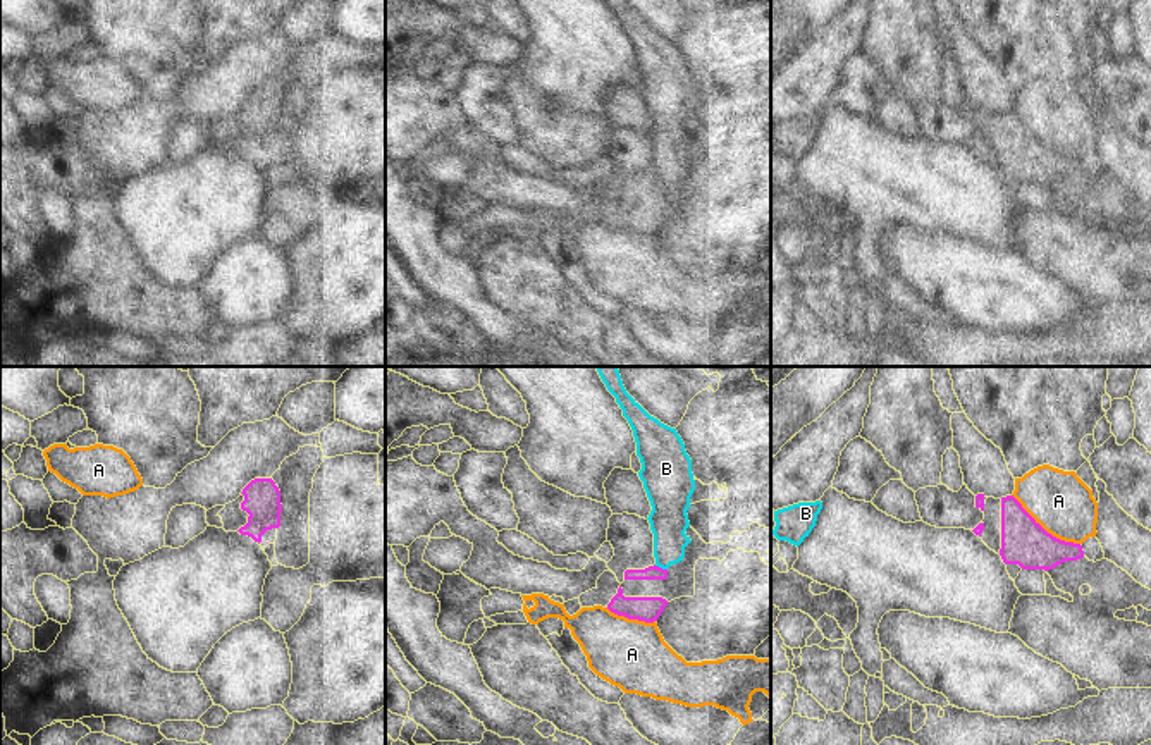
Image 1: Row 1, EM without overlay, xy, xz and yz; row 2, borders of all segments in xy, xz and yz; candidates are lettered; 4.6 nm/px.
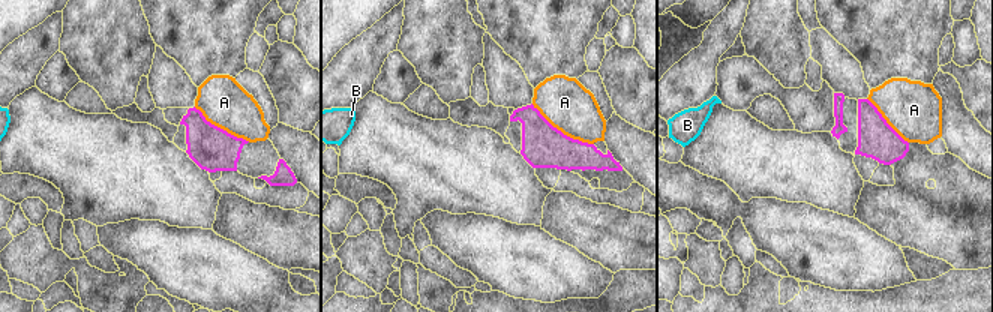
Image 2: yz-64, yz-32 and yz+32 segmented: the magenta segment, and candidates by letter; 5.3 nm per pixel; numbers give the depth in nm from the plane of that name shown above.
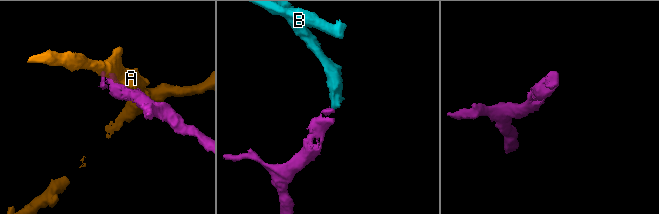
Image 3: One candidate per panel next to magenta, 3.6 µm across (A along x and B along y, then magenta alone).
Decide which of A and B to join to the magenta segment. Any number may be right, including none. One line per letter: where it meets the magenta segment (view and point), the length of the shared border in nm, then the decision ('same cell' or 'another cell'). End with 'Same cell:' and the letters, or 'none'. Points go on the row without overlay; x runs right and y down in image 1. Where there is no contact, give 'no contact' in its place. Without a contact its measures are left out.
A: contact yz (1043, 143); length 400 nm; another cell
B: contact xz (661, 183); length 70 nm; another cell
Same cell: none

